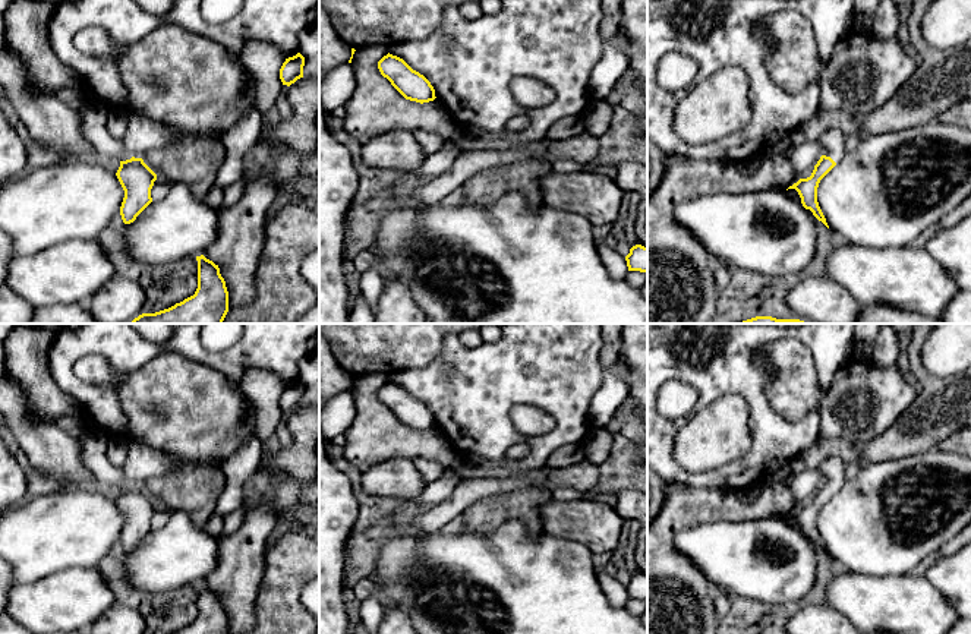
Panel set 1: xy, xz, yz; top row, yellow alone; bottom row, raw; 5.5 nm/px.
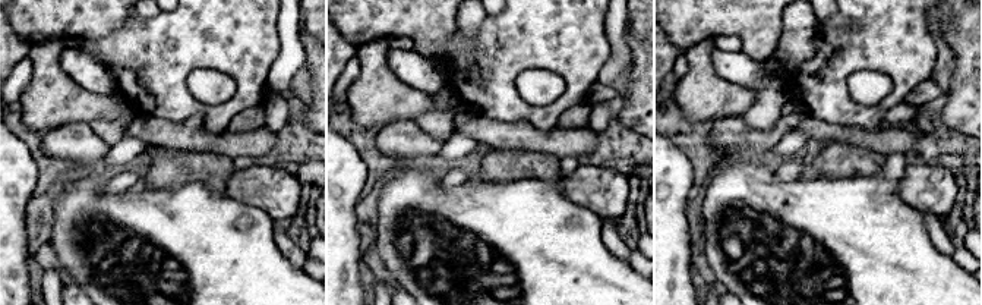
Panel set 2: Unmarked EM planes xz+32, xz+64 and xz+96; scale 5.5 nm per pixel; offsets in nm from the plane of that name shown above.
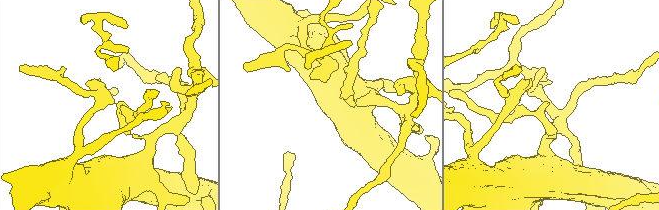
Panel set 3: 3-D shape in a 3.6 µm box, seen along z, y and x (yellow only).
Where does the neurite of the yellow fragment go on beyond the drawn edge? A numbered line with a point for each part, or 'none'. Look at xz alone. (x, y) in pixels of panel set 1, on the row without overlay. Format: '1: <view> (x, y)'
none

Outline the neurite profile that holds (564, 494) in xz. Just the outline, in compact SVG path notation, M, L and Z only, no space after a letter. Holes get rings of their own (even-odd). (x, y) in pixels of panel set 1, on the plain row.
M561 488L551 491L555 501L576 501L581 499L581 492L574 488Z

